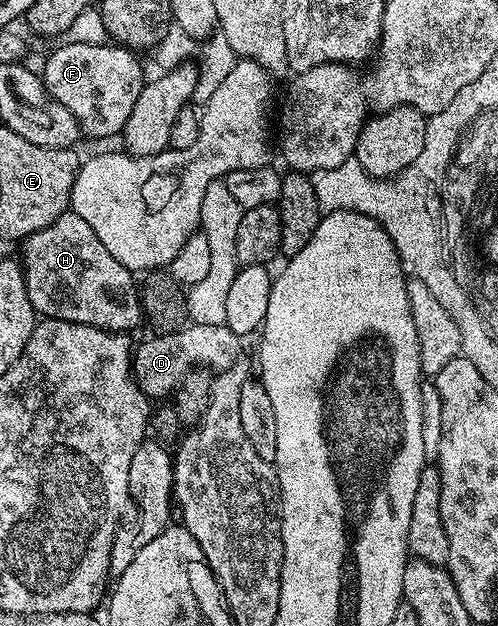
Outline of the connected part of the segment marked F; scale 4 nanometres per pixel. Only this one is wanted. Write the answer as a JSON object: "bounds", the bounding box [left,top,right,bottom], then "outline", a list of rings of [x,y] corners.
{"bounds":[42,41,146,139],"outline":[[[65,41],[57,51],[52,51],[48,55],[48,60],[44,63],[42,78],[44,87],[48,94],[54,97],[78,121],[81,132],[92,139],[108,139],[111,135],[119,136],[123,132],[126,121],[130,117],[130,112],[134,109],[134,101],[138,101],[138,93],[142,93],[146,82],[146,74],[140,68],[140,63],[135,54],[127,47],[119,45],[78,45],[71,41]]]}

